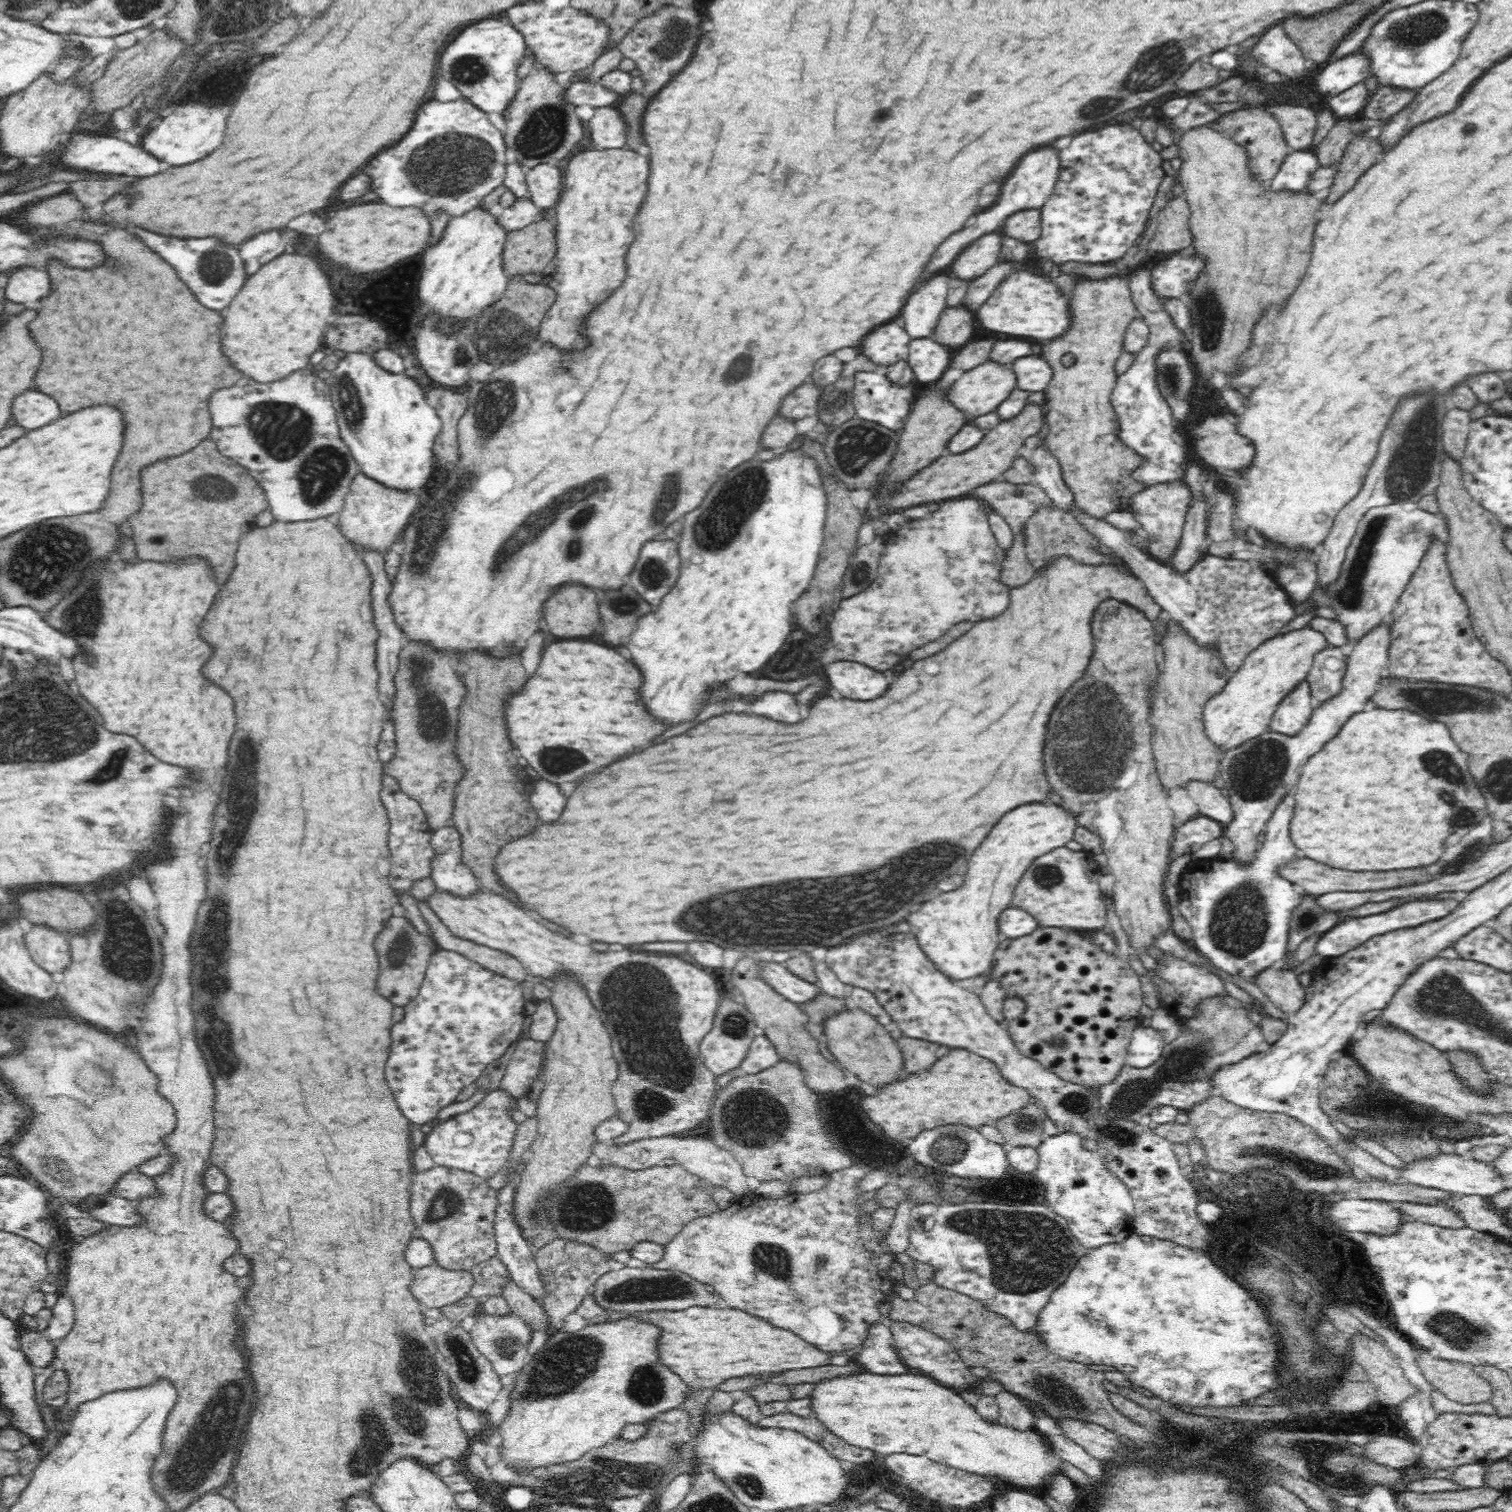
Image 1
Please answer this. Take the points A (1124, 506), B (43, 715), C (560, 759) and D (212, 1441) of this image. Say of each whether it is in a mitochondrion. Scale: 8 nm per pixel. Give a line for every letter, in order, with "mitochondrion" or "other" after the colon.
A: other
B: mitochondrion
C: mitochondrion
D: mitochondrion

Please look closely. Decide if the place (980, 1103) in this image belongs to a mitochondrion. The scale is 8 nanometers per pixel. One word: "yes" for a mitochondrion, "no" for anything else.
no

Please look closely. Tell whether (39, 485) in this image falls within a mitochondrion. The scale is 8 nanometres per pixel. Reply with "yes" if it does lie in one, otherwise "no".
no

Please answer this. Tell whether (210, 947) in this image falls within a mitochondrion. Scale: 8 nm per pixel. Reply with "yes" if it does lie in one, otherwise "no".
yes

